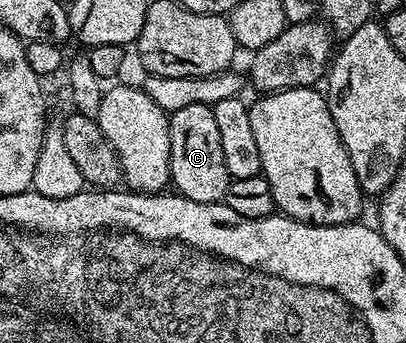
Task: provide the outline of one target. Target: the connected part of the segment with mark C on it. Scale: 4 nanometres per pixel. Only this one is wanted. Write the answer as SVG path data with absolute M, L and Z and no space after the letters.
M186 105L183 109L171 112L168 124L171 186L190 201L221 202L228 192L230 180L226 161L222 158L222 140L218 134L218 125L214 121L212 108L206 105Z

